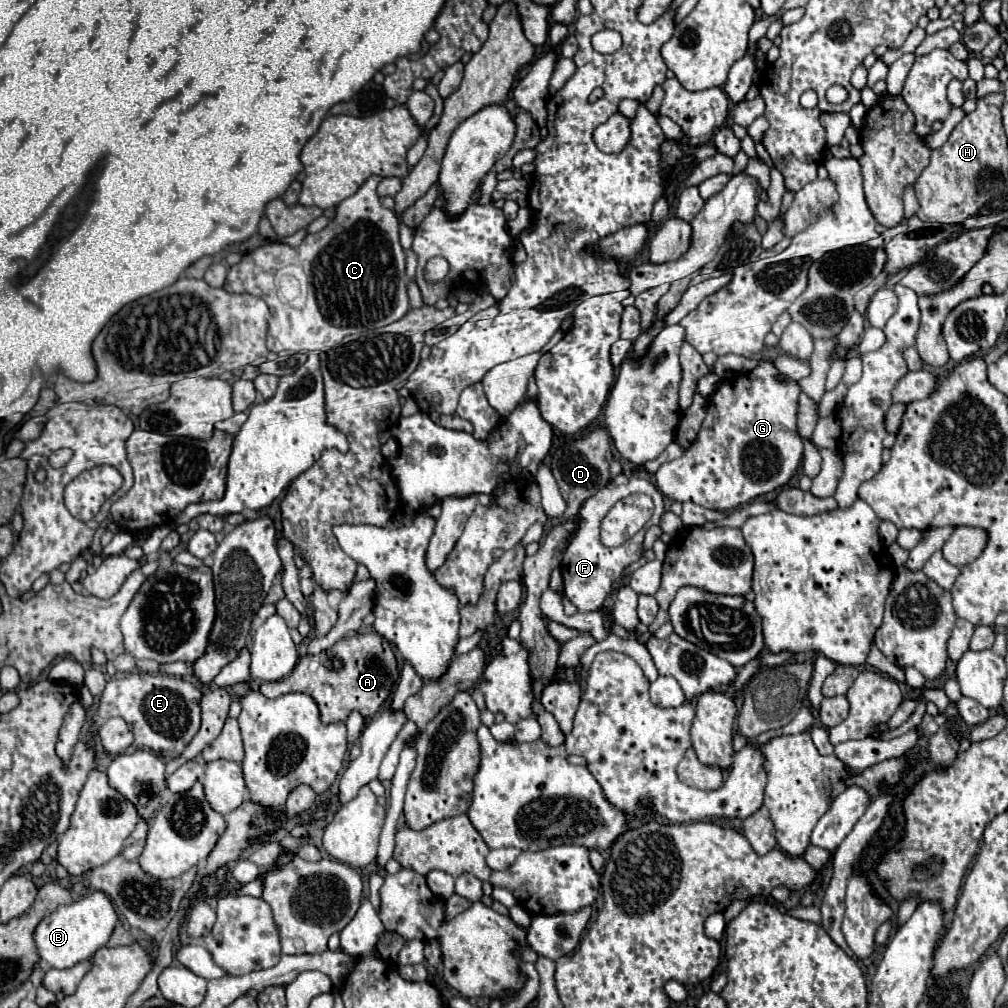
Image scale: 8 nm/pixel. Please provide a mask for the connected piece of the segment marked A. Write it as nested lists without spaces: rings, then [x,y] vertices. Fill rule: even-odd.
[[[368,632],[348,634],[340,638],[330,650],[324,650],[318,656],[302,656],[290,676],[278,682],[262,682],[258,690],[266,698],[278,698],[288,692],[304,692],[316,700],[322,722],[332,724],[344,722],[352,710],[362,712],[364,718],[372,718],[388,698],[396,680],[398,664],[390,642],[376,632]]]

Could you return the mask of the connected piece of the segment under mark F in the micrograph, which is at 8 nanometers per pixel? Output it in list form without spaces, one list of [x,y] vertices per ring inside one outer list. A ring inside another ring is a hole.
[[[628,474],[616,476],[616,478],[614,478],[608,486],[604,486],[596,496],[588,498],[588,500],[582,504],[582,508],[580,508],[580,512],[578,512],[578,516],[580,516],[582,520],[580,520],[580,524],[578,524],[578,530],[576,530],[574,538],[570,540],[570,544],[568,544],[566,552],[564,552],[564,558],[562,558],[562,564],[560,564],[560,570],[562,570],[562,576],[564,576],[564,592],[568,594],[570,602],[572,602],[580,612],[594,612],[594,610],[600,610],[600,608],[604,606],[604,600],[606,600],[606,596],[610,594],[614,580],[620,578],[622,570],[624,570],[628,564],[640,560],[642,550],[644,550],[644,548],[642,548],[644,534],[646,534],[646,530],[648,530],[650,526],[654,526],[654,524],[660,522],[662,512],[664,512],[664,500],[662,500],[660,490],[658,490],[648,478],[632,476],[632,474],[630,474],[630,476],[628,476]],[[634,492],[648,494],[648,496],[654,500],[656,510],[654,510],[650,522],[646,524],[646,528],[642,528],[642,532],[640,532],[634,540],[630,540],[630,542],[626,542],[626,544],[618,546],[618,548],[606,548],[606,546],[600,542],[600,524],[602,524],[602,518],[610,512],[610,508],[614,506],[614,502],[618,502],[618,500],[622,500],[622,498],[634,494]]]

